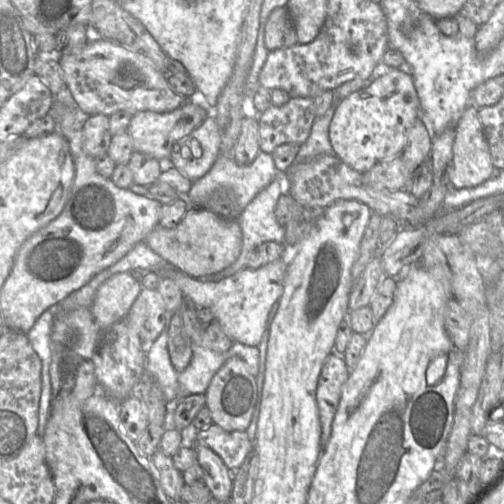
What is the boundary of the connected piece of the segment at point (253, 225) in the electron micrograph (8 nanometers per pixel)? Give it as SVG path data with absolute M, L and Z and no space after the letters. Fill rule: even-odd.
M280 173L270 184L263 188L247 206L241 211L235 219L242 231L242 247L239 257L230 266L222 271L209 275L197 277L199 280L207 280L212 278L224 277L235 273L237 270L247 267L248 257L251 252L261 243L266 241L275 241L278 243L285 243L285 229L281 226L275 217L274 209L279 197L287 192L287 173Z

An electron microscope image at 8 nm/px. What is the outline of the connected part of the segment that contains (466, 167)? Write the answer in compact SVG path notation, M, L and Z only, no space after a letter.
M469 105L455 127L450 187L477 186L489 179L496 170L484 137L478 109Z

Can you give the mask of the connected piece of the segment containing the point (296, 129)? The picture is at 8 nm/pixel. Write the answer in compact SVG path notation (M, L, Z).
M295 97L282 106L272 104L258 115L260 150L272 153L277 146L285 143L303 144L309 137L316 118L313 98Z

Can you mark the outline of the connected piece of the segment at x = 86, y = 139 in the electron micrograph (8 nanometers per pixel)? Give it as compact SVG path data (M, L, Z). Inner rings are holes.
M87 116L83 127L83 150L90 157L96 158L107 154L113 137L109 131L109 116Z

